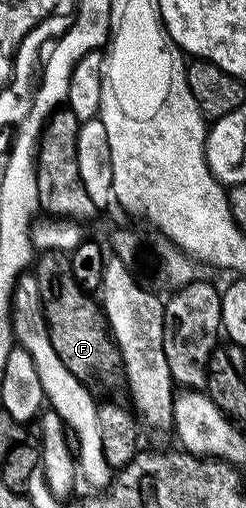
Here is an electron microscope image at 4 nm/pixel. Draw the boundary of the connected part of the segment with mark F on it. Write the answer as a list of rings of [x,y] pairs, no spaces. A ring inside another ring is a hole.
[[[44,251],[34,260],[33,274],[37,281],[37,293],[41,293],[43,319],[47,322],[47,332],[61,357],[65,369],[73,373],[81,382],[95,385],[95,382],[117,363],[117,348],[107,326],[107,317],[102,306],[95,303],[92,296],[73,277],[71,260],[61,251]]]

